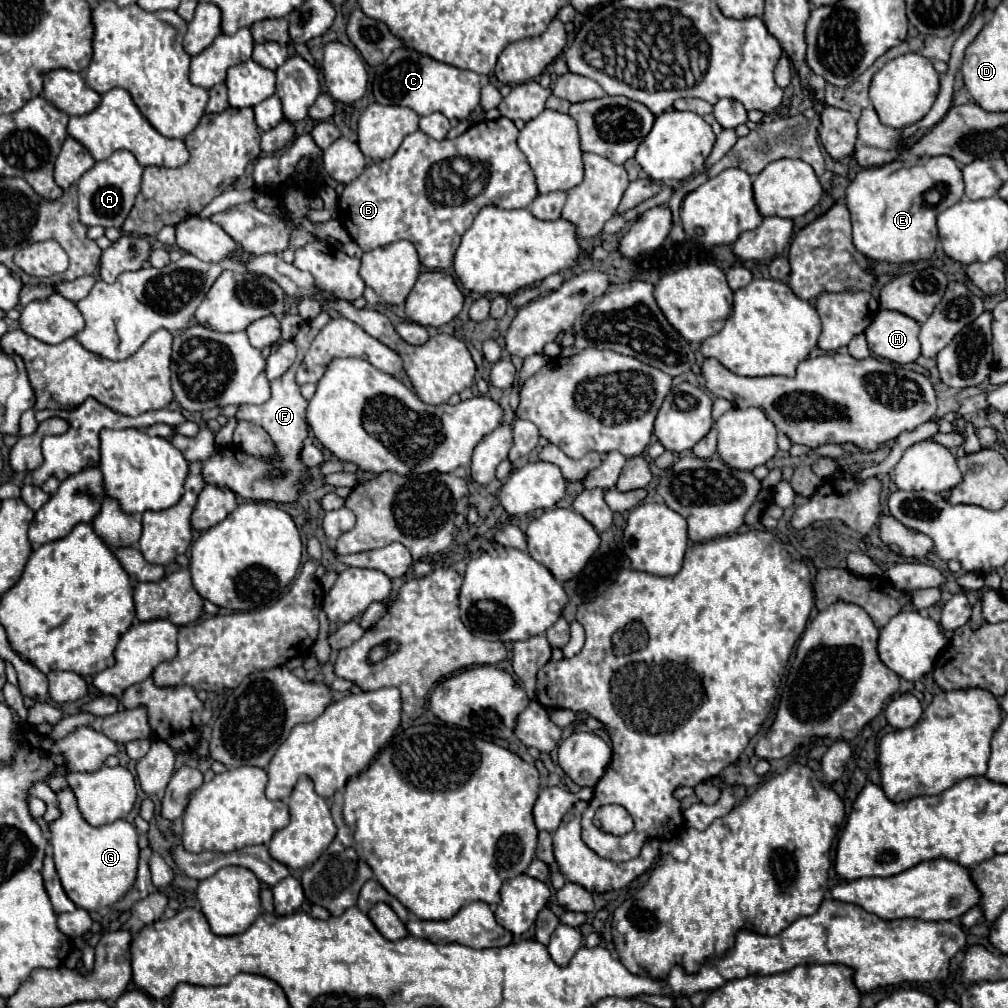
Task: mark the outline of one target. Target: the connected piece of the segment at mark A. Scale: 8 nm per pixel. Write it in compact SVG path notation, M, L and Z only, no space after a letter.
M118 150L110 158L100 160L94 164L92 170L88 170L78 180L78 202L80 202L80 222L86 226L104 226L104 228L122 228L138 192L140 192L140 180L142 180L142 166L138 164L136 156L128 150Z

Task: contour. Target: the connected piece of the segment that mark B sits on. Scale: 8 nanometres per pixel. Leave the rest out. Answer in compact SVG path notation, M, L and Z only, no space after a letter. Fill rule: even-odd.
M508 118L498 120L484 120L480 124L470 126L464 134L460 134L454 140L434 140L428 138L422 130L416 130L408 134L398 148L398 152L390 160L380 160L370 166L350 184L344 186L340 198L338 198L338 220L348 230L352 240L364 250L376 250L386 244L392 244L396 240L410 240L420 256L420 262L430 268L450 268L454 254L460 246L460 240L464 232L472 226L476 214L482 206L498 206L504 210L516 210L516 208L528 208L528 204L538 196L534 174L524 158L524 154L516 146L518 128ZM452 158L466 158L470 166L476 170L476 180L464 182L464 192L446 192L446 160Z

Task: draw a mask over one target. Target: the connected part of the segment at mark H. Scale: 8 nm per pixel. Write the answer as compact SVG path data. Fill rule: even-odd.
M880 310L864 336L870 350L896 364L914 362L920 356L920 326L916 320L894 310Z

